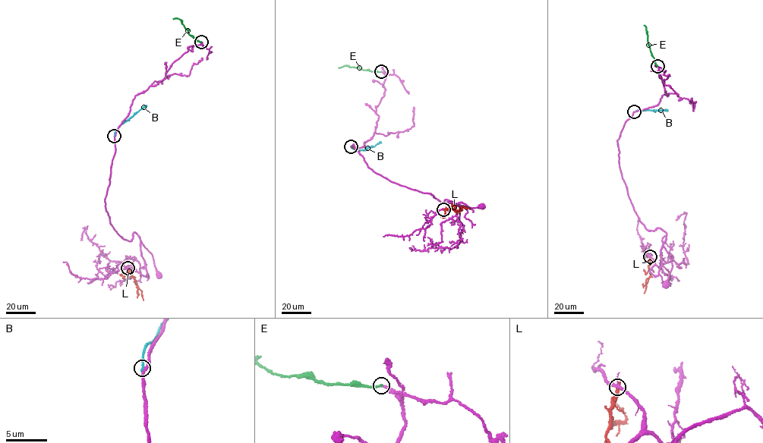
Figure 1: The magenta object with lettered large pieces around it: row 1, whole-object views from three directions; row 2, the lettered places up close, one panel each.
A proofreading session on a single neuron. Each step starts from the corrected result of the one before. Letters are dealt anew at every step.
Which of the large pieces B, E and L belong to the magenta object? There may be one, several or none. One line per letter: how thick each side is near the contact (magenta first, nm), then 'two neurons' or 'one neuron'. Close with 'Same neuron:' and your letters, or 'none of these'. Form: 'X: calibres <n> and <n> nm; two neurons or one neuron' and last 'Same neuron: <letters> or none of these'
B: calibres 240 and 240 nm; two neurons
E: calibres 190 and 240 nm; one neuron
L: calibres 240 and 400 nm; two neurons
Same neuron: E

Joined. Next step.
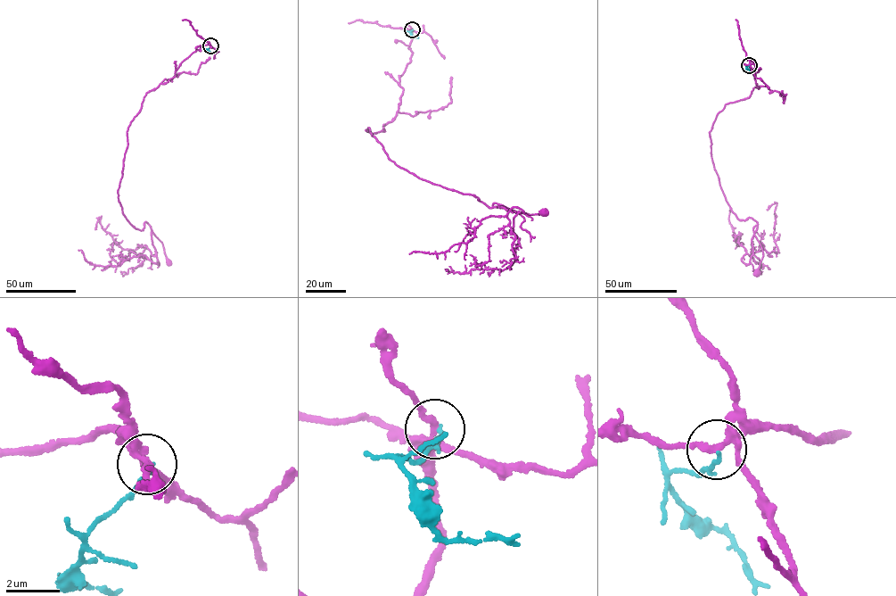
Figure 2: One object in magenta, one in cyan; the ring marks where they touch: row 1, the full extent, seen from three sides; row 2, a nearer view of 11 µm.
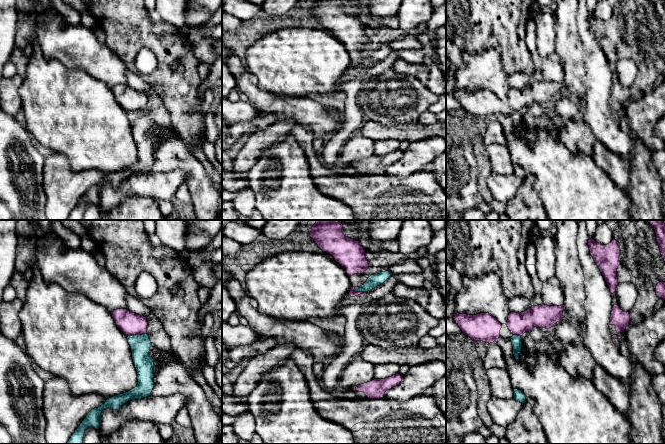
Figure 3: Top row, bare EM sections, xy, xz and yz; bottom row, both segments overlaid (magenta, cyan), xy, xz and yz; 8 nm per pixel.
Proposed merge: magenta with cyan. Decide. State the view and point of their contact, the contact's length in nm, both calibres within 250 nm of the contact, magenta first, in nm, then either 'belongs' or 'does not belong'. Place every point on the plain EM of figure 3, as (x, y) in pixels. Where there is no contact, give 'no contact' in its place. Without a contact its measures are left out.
contact xy (137, 110); length 160 nm; calibres 180 and 160 nm; does not belong

